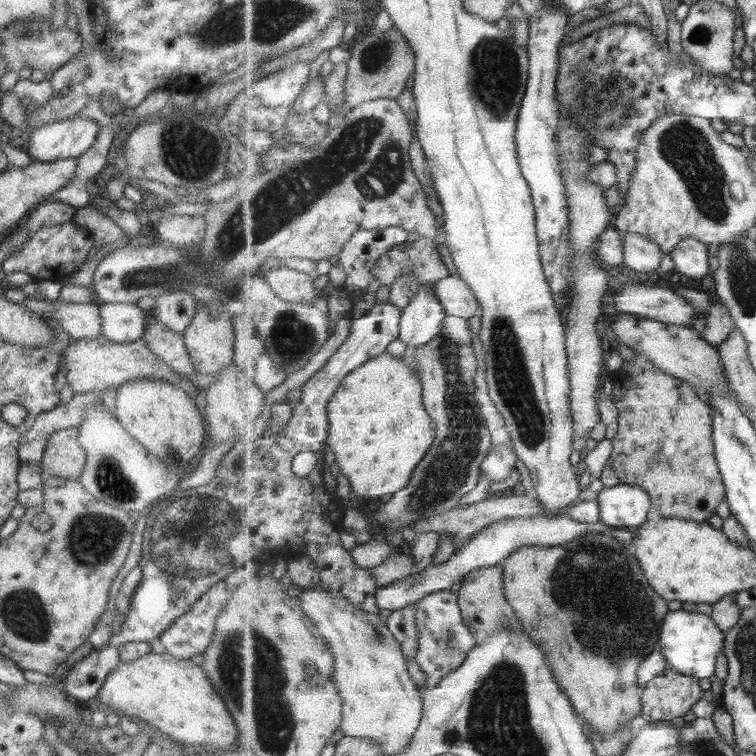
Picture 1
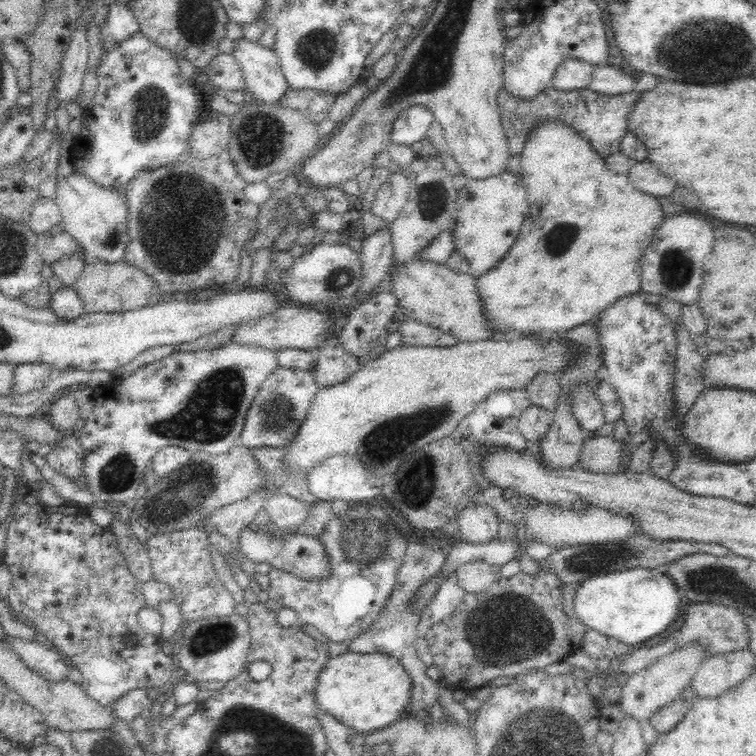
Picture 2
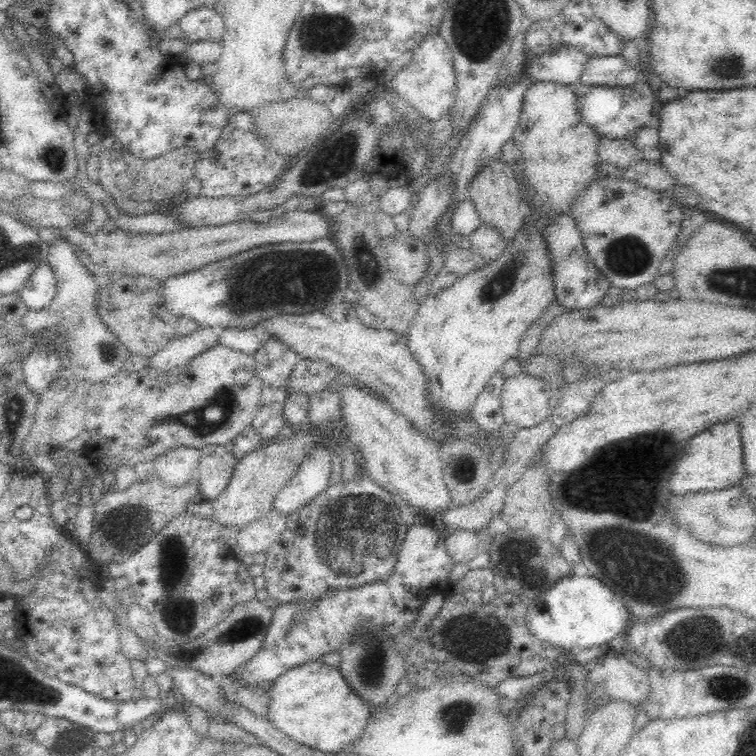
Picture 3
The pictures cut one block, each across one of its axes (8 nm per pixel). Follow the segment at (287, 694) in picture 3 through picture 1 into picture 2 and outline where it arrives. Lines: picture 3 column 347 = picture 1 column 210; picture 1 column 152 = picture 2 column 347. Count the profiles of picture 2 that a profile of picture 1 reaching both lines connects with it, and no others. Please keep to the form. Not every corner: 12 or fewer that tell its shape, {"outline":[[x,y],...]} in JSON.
{"outline":[[329,657],[320,713],[372,734],[404,715],[412,681],[396,657]]}

